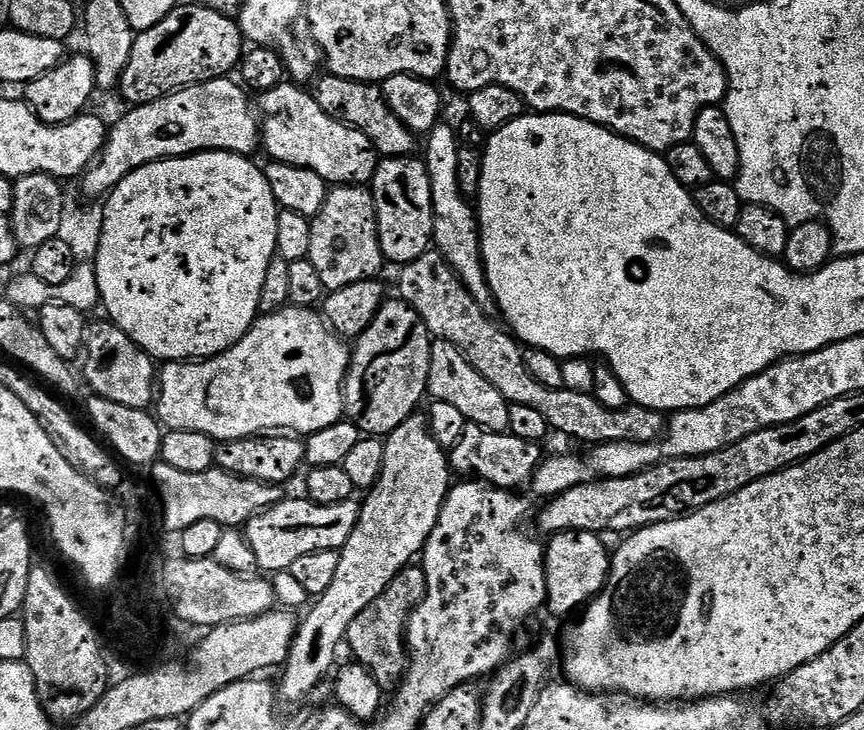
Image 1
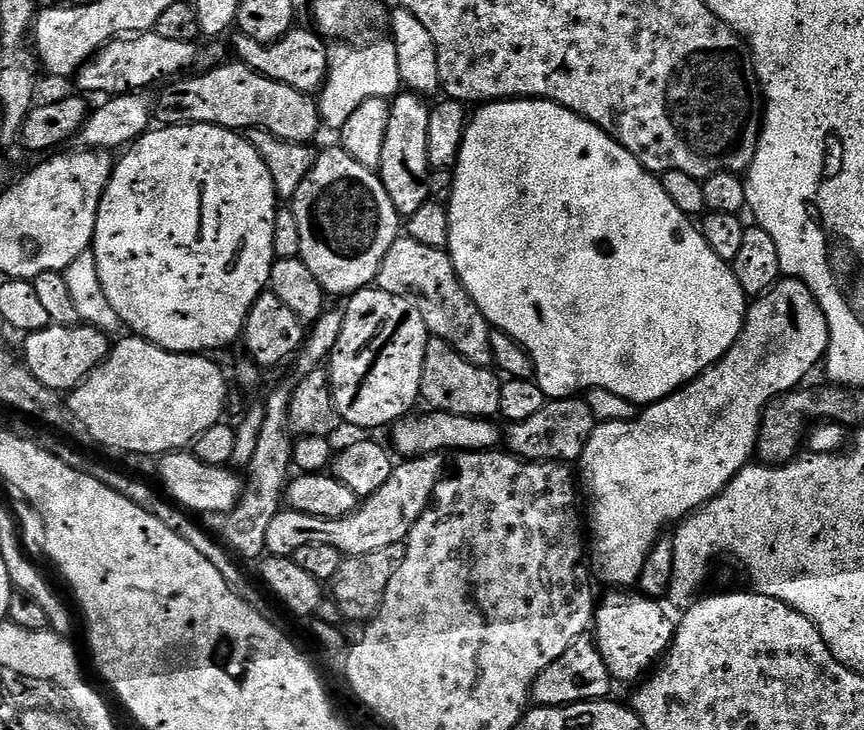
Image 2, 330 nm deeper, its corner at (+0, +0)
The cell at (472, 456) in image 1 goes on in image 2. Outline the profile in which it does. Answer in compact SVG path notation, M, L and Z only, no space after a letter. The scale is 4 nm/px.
M587 399L548 400L544 408L531 418L526 418L526 422L507 425L506 448L511 455L518 456L521 460L576 462L584 455L586 442L590 442L590 434L597 423Z

